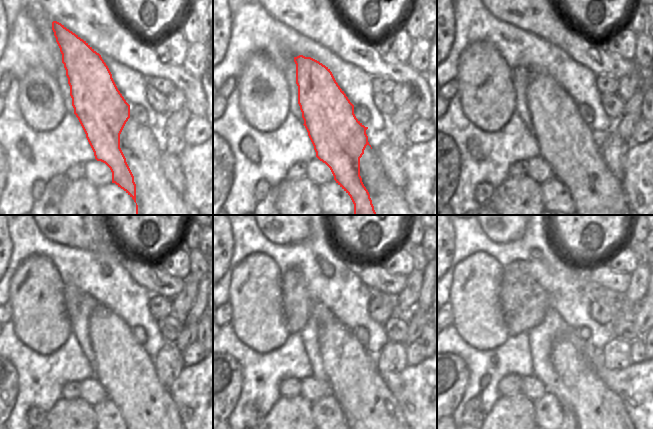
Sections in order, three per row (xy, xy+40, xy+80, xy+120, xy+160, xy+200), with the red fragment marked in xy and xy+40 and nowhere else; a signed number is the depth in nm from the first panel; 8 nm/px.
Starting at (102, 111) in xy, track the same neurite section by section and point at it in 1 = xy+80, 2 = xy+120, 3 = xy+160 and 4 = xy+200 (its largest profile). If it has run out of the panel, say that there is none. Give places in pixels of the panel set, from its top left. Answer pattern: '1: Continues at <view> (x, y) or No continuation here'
1: Continues at xy+80 (567, 143)
2: Continues at xy+120 (126, 372)
3: Continues at xy+160 (374, 417)
4: Continues at xy+200 (601, 416)

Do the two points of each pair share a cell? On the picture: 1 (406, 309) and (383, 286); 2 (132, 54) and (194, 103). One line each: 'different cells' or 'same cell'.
1: different cells
2: same cell

